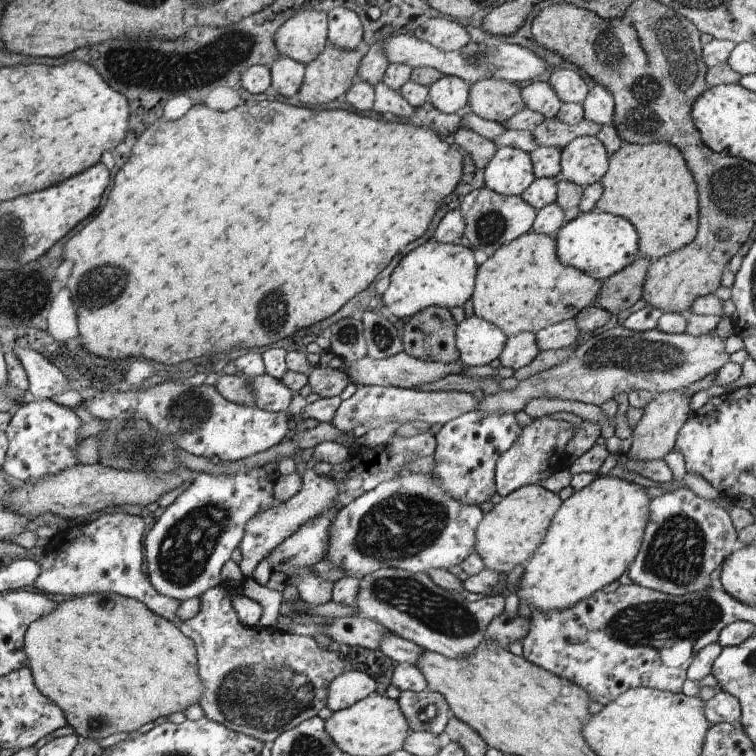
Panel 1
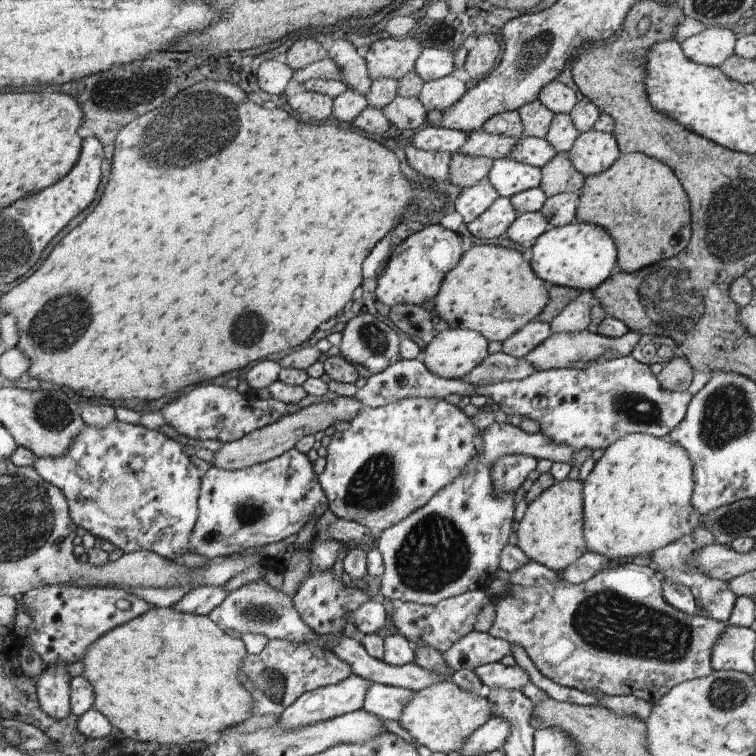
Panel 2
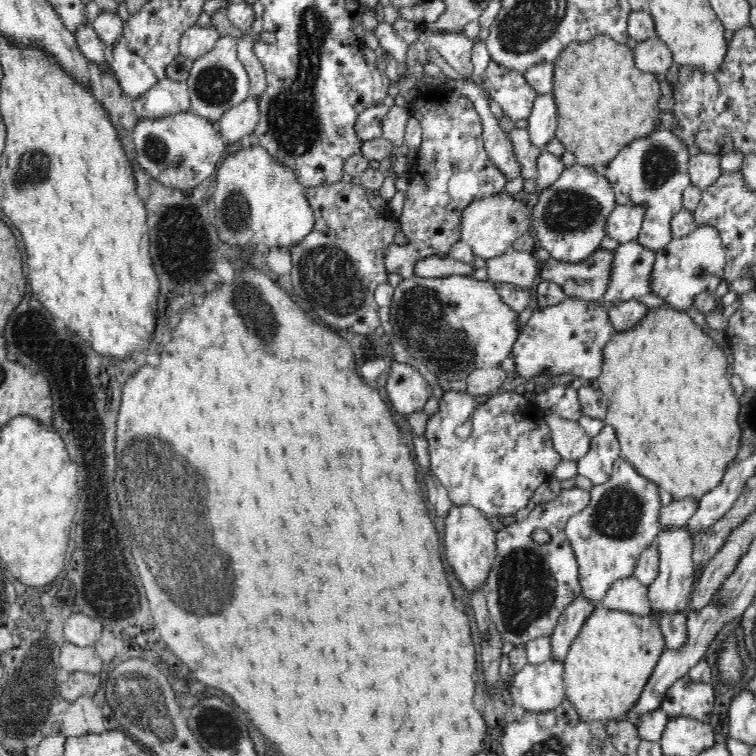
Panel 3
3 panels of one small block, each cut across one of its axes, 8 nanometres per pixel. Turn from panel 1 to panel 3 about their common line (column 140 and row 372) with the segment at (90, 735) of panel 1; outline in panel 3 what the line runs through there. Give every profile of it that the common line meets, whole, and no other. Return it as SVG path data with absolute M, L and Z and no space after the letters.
M671 304L662 307L659 310L650 309L648 314L643 318L639 325L632 326L628 330L620 330L614 332L611 338L612 342L608 342L604 350L604 368L602 374L598 378L600 390L608 399L608 411L605 415L605 425L612 425L616 431L616 439L620 445L620 454L628 462L632 463L632 467L640 473L643 478L656 484L666 493L670 493L672 501L692 498L699 504L699 500L710 490L714 490L716 486L722 484L724 480L725 470L730 462L734 462L734 458L739 449L741 439L740 422L738 414L740 414L740 406L738 406L738 398L734 396L730 380L728 380L728 364L726 363L725 353L710 339L702 330L692 321L686 311L680 311Z

